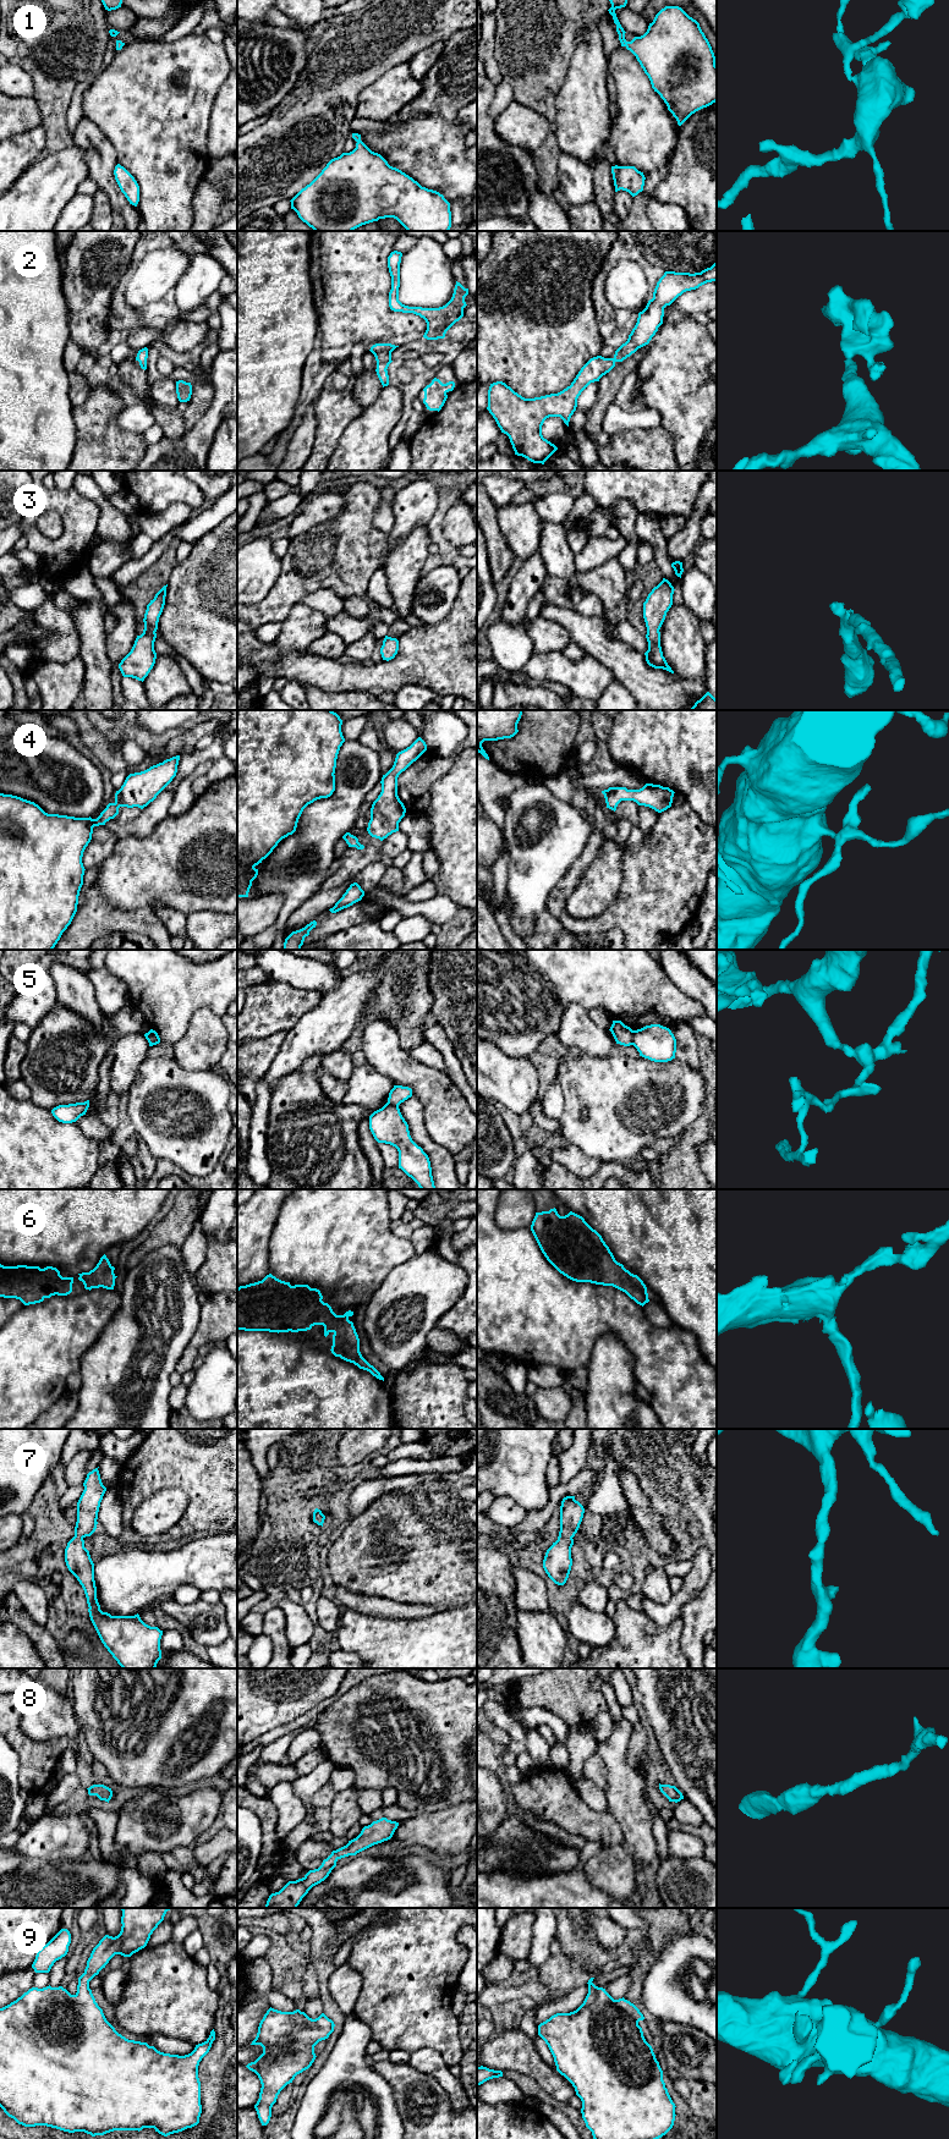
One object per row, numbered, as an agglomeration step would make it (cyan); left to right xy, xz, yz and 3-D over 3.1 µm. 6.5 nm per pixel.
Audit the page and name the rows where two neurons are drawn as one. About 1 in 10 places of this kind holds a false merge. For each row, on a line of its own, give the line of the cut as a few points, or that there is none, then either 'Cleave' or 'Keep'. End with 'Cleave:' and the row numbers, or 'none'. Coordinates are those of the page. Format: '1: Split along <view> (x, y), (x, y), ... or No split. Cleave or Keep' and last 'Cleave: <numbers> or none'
1: No split. Keep
2: No split. Keep
3: No split. Keep
4: No split. Keep
5: Split along yz (634, 1030), (631, 1044). Cleave
6: No split. Keep
7: No split. Keep
8: No split. Keep
9: No split. Keep
Cleave: 5

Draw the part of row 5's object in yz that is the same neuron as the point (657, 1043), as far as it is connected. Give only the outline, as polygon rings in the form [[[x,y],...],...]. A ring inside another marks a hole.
[[[660,1024],[633,1030],[632,1045],[640,1056],[654,1062],[668,1062],[675,1058],[676,1039],[669,1028]]]

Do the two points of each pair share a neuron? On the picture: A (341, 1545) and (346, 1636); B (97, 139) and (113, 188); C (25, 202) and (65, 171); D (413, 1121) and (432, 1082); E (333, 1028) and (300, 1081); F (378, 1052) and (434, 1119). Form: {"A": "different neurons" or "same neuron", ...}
{"A": "different neurons", "B": "same neuron", "C": "same neuron", "D": "different neurons", "E": "different neurons", "F": "same neuron"}

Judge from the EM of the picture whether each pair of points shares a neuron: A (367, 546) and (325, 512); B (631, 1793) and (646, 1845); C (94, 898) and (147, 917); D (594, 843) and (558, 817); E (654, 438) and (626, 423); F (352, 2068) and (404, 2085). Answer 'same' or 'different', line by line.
A: different
B: same
C: same
D: different
E: different
F: different

